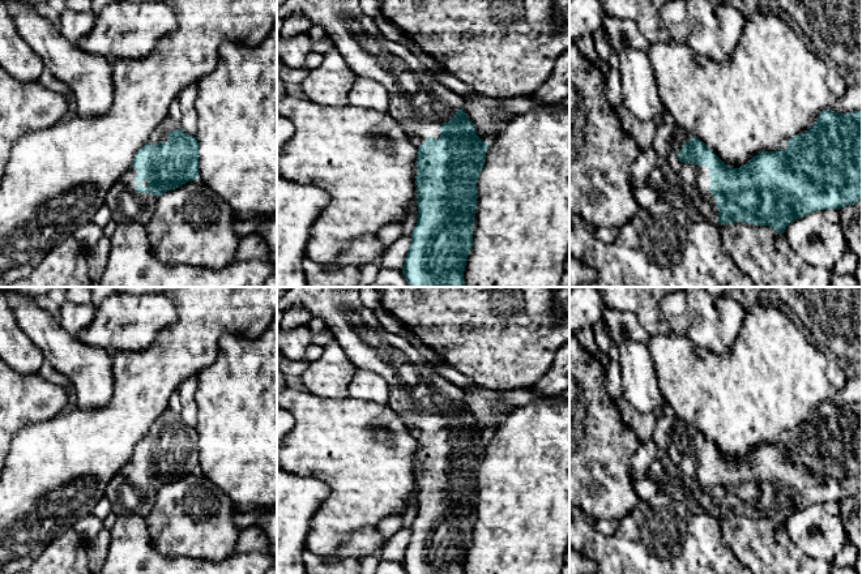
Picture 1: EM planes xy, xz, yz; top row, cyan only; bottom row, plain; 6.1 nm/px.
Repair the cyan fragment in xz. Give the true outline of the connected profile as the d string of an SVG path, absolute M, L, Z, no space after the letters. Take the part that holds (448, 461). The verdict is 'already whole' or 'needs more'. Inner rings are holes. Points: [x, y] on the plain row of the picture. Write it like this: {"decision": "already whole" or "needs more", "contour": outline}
{"decision": "needs more", "contour": "M290 287L277 300L277 310L283 313L293 307L302 307L312 317L321 318L357 369L367 369L384 378L388 384L387 404L401 416L405 427L418 440L415 453L418 461L415 468L418 513L411 524L411 536L402 562L406 574L464 574L468 548L473 539L477 472L488 441L488 436L477 428L474 416L464 404L465 391L447 381L406 338L385 330L374 310L362 303L359 287Z"}

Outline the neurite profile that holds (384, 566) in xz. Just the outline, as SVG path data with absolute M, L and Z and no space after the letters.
M380 560L379 567L374 574L406 574L402 564Z

